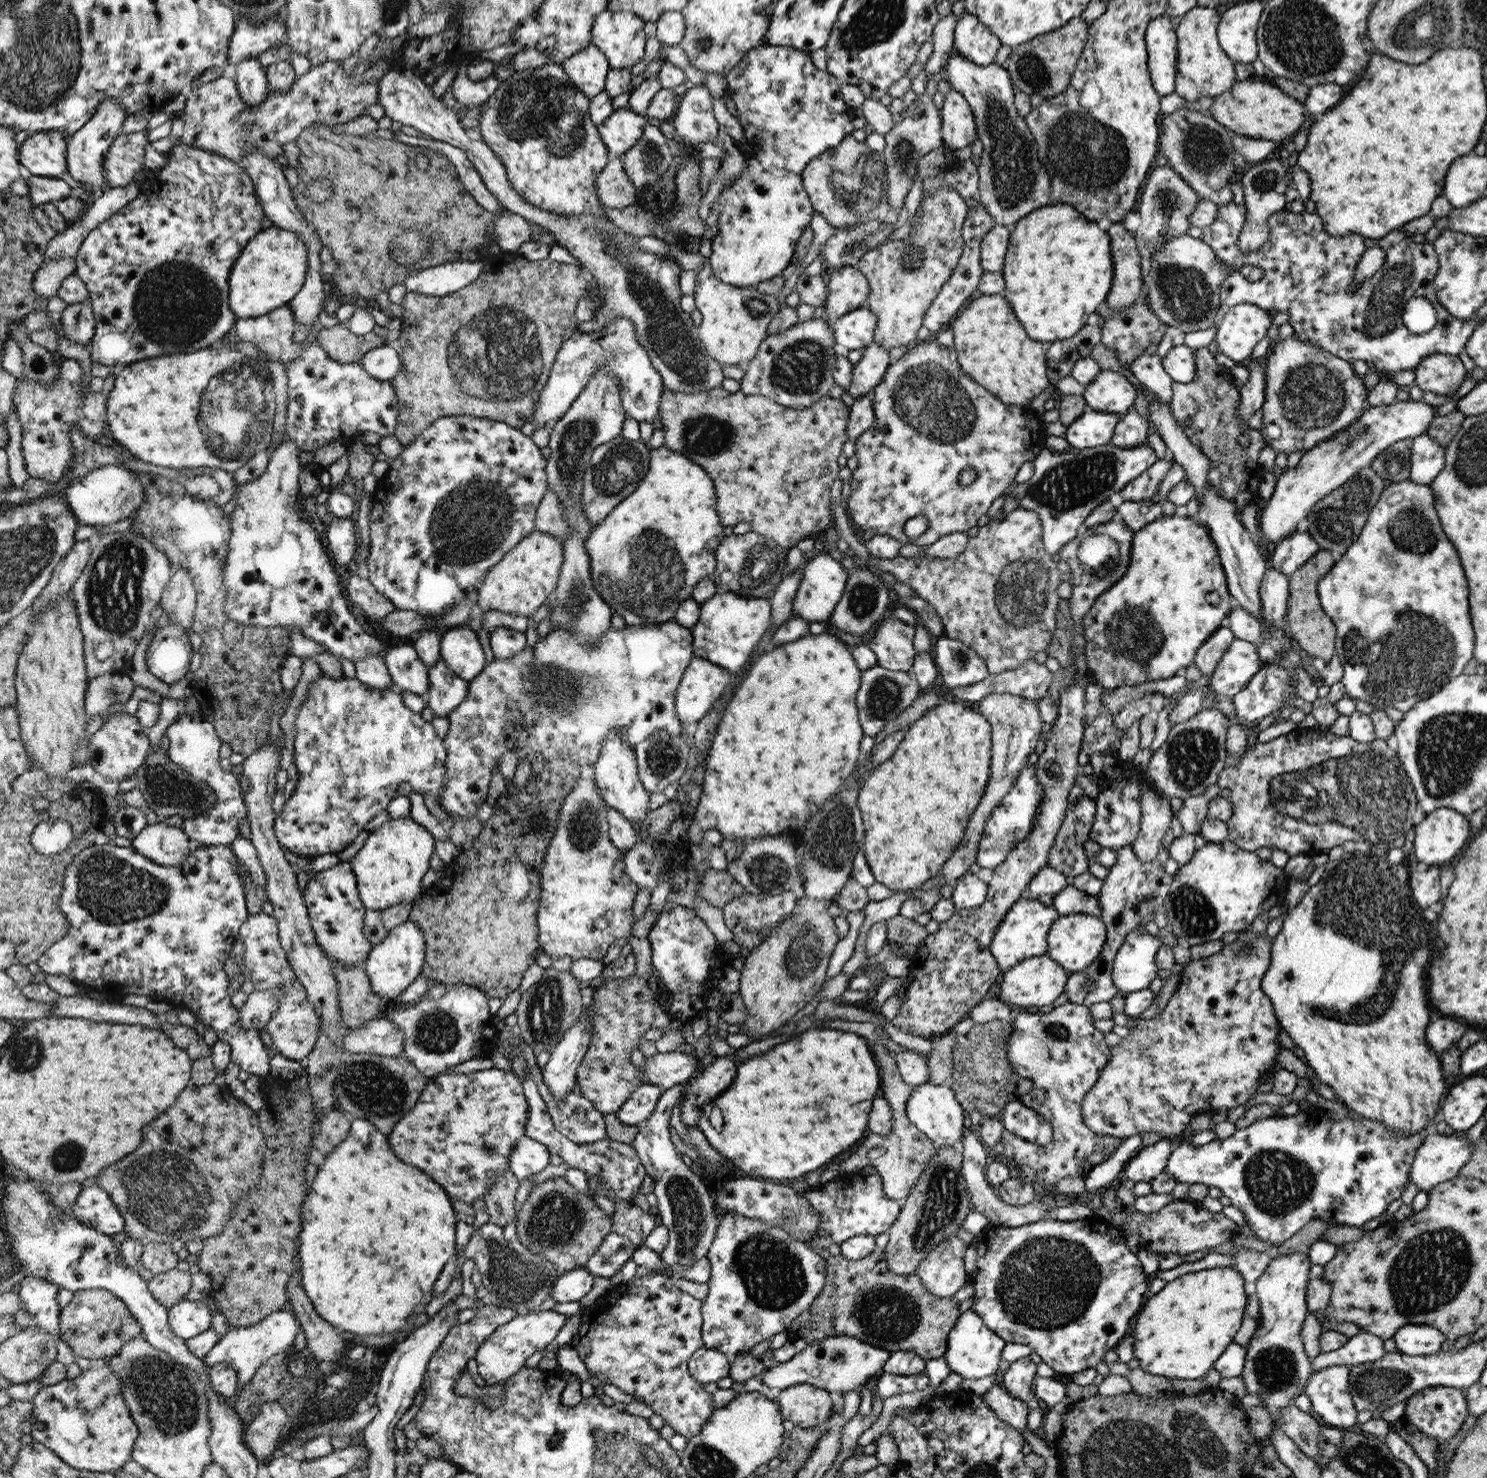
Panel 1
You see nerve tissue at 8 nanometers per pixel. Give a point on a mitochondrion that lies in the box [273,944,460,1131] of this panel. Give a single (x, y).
(372, 1088)

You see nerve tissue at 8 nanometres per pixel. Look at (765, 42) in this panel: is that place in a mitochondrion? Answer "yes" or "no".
no

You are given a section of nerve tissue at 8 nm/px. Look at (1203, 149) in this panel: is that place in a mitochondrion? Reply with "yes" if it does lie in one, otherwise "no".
yes

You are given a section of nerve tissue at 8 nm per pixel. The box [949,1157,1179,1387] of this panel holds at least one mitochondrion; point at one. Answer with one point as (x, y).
(1049, 1278)

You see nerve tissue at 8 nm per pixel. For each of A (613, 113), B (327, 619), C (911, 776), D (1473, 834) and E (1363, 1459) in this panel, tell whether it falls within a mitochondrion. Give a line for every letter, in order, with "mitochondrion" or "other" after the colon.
A: other
B: mitochondrion
C: other
D: other
E: mitochondrion

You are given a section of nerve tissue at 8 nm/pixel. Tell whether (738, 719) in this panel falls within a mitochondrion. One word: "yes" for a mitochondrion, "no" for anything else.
no

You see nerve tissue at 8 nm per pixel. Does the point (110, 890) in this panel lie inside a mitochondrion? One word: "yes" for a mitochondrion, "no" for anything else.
yes

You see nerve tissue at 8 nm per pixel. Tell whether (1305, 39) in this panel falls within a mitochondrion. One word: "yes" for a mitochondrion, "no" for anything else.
yes

